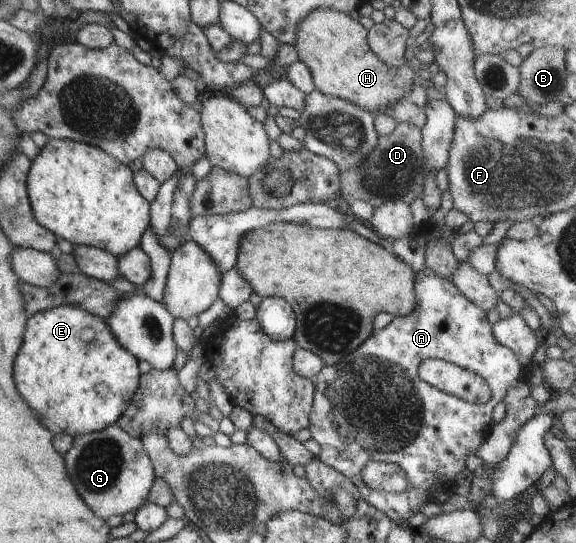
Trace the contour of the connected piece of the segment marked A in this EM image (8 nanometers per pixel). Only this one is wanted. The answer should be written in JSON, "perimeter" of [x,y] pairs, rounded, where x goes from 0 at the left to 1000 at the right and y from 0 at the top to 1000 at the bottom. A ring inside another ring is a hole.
{"perimeter":[[[736,490],[736,495],[729,495],[722,506],[722,525],[719,525],[719,543],[722,543],[722,569],[715,573],[715,576],[708,576],[705,580],[694,580],[694,584],[684,584],[667,606],[660,606],[660,610],[648,610],[646,617],[627,632],[611,650],[606,650],[590,669],[583,672],[566,676],[563,674],[556,687],[552,687],[545,703],[545,727],[543,727],[543,744],[538,759],[538,779],[535,779],[535,790],[538,790],[538,797],[545,812],[552,816],[557,823],[556,838],[552,845],[568,856],[569,860],[576,860],[576,864],[583,864],[590,871],[597,873],[597,878],[602,878],[615,893],[620,893],[623,901],[623,913],[630,915],[646,934],[660,939],[660,945],[668,945],[674,948],[674,956],[681,956],[684,963],[691,967],[707,969],[708,956],[719,948],[719,945],[729,945],[729,936],[736,926],[743,926],[747,923],[757,924],[753,919],[753,912],[750,912],[750,904],[753,901],[767,901],[767,904],[774,904],[778,912],[788,910],[788,893],[792,888],[792,877],[809,866],[809,845],[816,836],[826,838],[826,827],[833,823],[842,812],[844,807],[851,801],[852,792],[856,790],[856,775],[854,775],[854,755],[868,738],[873,738],[878,724],[882,724],[882,716],[892,709],[892,705],[899,705],[903,698],[913,700],[913,687],[917,685],[917,678],[910,676],[906,669],[903,669],[903,661],[892,646],[885,646],[878,637],[865,632],[865,624],[858,621],[856,602],[851,593],[847,593],[845,576],[833,565],[832,562],[823,562],[818,554],[813,554],[811,547],[806,547],[804,540],[799,540],[799,534],[786,523],[778,517],[778,514],[767,514],[767,510],[760,510],[750,495],[743,495],[743,492]],[[757,659],[762,663],[771,663],[781,669],[788,669],[788,672],[795,672],[795,676],[802,676],[806,680],[819,681],[826,689],[839,692],[852,716],[852,733],[847,737],[847,742],[840,746],[826,746],[821,742],[813,742],[813,738],[802,738],[797,731],[788,731],[786,727],[778,727],[771,724],[771,720],[764,720],[755,713],[750,713],[745,705],[733,702],[727,694],[726,678],[733,672],[733,665],[740,665],[740,661]],[[642,849],[656,849],[656,851],[674,851],[682,855],[691,855],[705,871],[705,878],[708,880],[708,890],[715,895],[715,906],[708,915],[703,908],[660,908],[660,904],[646,904],[632,886],[628,886],[628,864],[642,853]]]}

